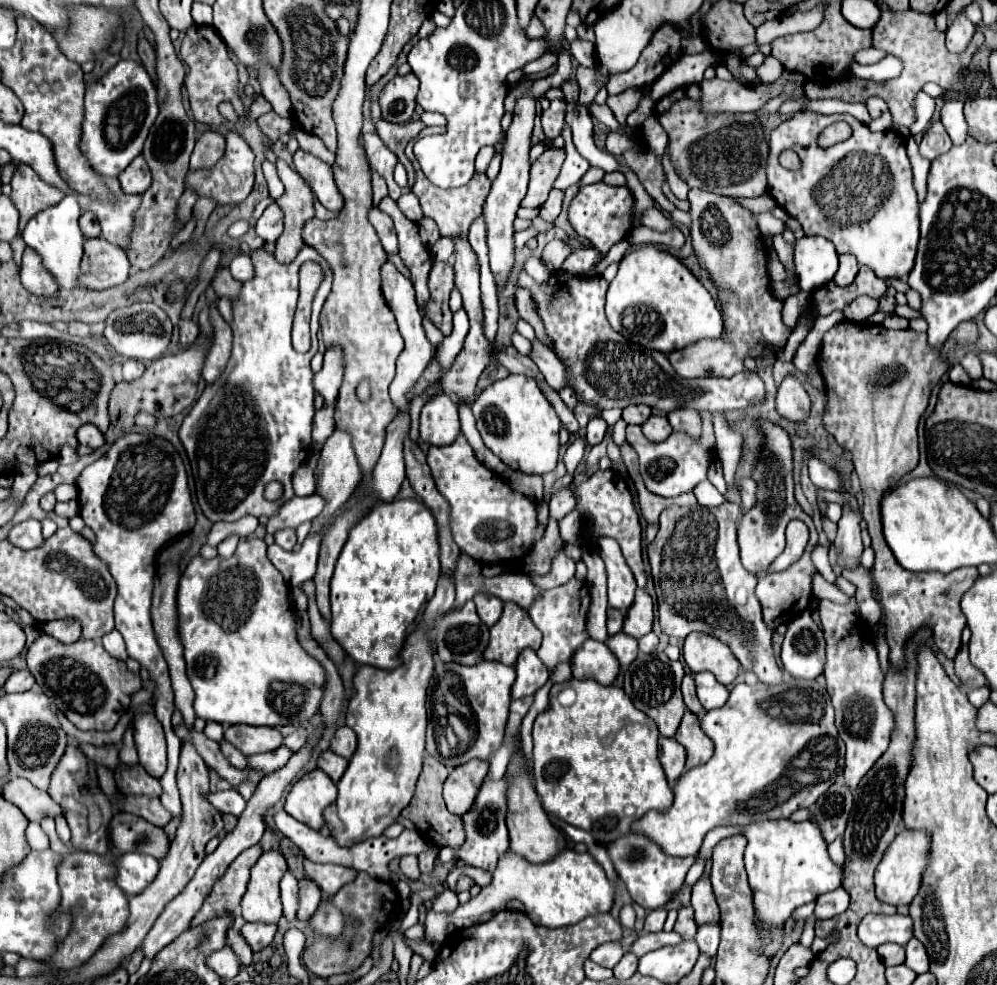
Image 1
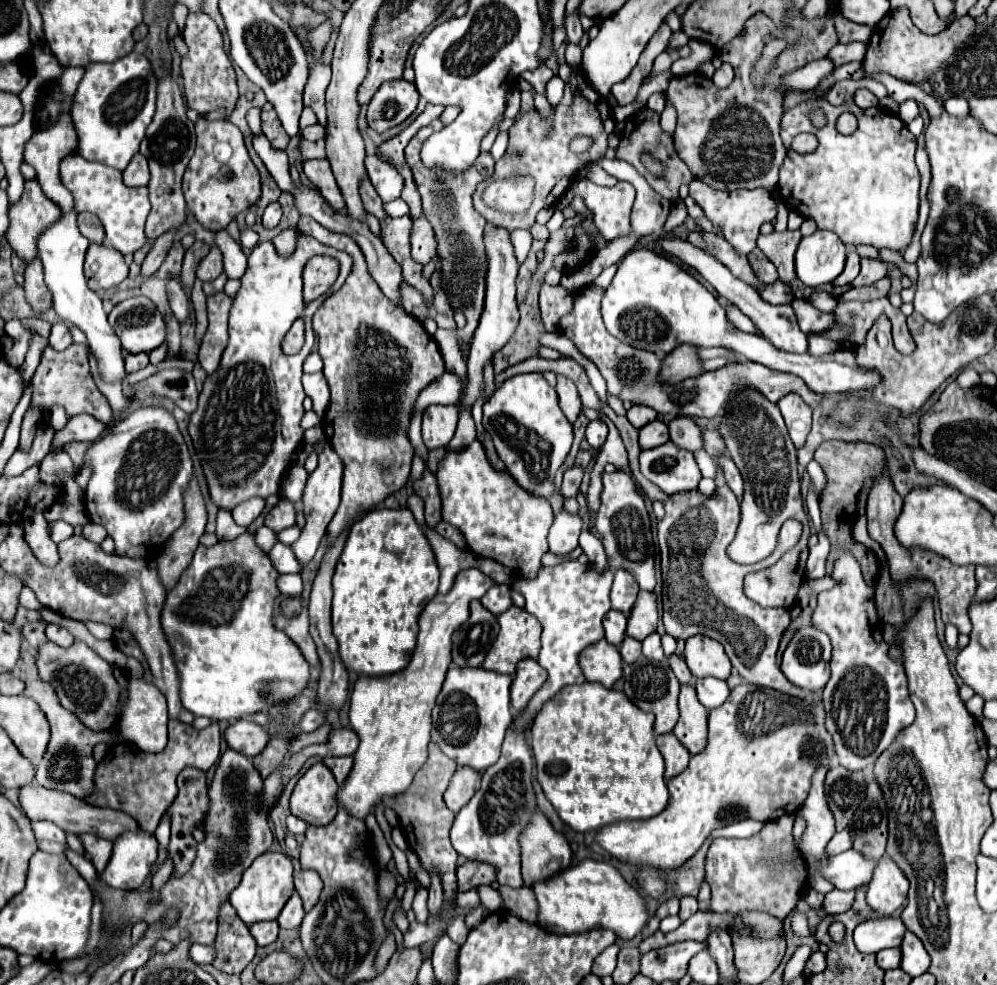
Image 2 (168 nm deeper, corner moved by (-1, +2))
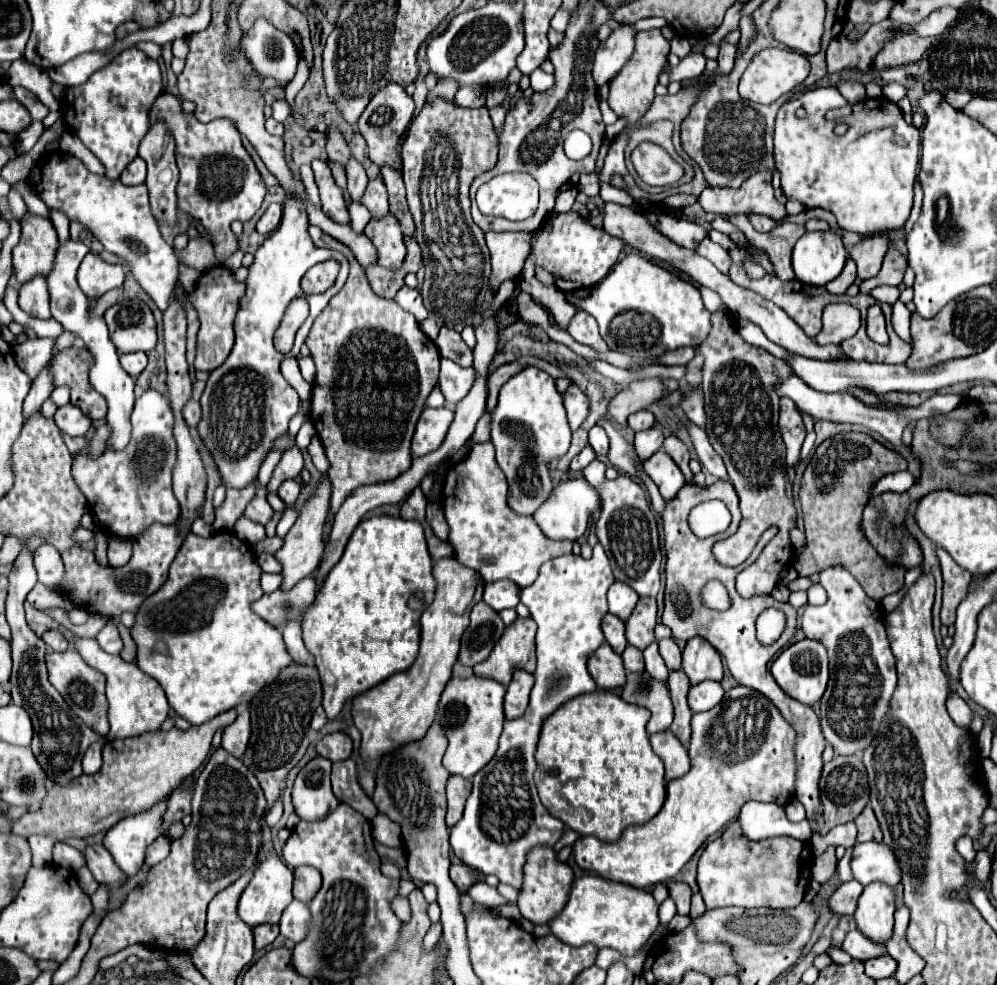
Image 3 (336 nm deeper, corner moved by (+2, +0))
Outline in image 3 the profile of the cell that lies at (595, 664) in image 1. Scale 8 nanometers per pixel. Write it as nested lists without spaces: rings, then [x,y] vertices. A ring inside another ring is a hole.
[[[603,643],[593,655],[589,655],[587,669],[599,689],[615,689],[625,683],[623,659],[607,643]]]

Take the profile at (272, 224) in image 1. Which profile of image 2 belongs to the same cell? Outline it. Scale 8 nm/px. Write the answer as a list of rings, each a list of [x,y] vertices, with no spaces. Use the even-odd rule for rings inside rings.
[[[270,203],[270,205],[266,207],[264,215],[262,215],[262,225],[264,225],[266,229],[272,229],[272,227],[276,227],[276,225],[280,223],[280,217],[282,217],[282,207],[280,207],[280,203]]]

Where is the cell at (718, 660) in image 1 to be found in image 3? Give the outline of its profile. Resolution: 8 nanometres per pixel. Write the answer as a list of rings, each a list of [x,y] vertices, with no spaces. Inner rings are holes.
[[[693,637],[687,641],[683,649],[683,671],[687,673],[693,685],[705,679],[721,681],[723,679],[721,655],[707,639]]]

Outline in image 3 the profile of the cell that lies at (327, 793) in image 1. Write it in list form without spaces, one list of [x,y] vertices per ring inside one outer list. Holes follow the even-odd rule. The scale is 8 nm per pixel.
[[[311,759],[297,775],[293,785],[293,807],[303,821],[319,821],[337,809],[339,801],[331,791],[331,761]]]

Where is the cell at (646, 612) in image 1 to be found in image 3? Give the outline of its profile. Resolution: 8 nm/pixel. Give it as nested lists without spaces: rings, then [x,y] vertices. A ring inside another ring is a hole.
[[[641,597],[633,615],[625,621],[625,635],[629,645],[637,649],[645,649],[655,641],[653,629],[657,625],[657,603],[653,597]]]

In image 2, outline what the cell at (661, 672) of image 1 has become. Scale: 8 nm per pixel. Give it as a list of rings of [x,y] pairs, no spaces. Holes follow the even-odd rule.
[[[640,657],[636,663],[624,665],[624,693],[636,707],[656,715],[656,721],[654,721],[656,733],[668,733],[674,729],[674,725],[678,721],[680,683],[676,681],[676,675],[672,673],[668,661],[656,663],[646,657]]]

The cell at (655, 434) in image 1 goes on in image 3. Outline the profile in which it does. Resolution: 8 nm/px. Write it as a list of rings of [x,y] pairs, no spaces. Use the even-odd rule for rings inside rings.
[[[655,427],[635,433],[635,451],[641,457],[641,461],[649,459],[655,451],[659,451],[663,445],[663,439],[665,439],[663,431],[659,431]]]

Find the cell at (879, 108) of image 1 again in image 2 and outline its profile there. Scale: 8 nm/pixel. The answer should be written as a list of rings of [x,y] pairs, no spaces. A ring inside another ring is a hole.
[[[858,89],[858,91],[854,93],[854,103],[861,109],[868,109],[879,105],[878,99],[872,92],[868,91],[868,89]]]

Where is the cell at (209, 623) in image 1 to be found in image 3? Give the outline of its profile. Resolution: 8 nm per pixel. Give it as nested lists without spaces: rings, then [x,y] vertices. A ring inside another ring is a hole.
[[[219,531],[207,539],[189,533],[171,563],[169,579],[157,593],[145,599],[135,615],[131,637],[137,643],[139,669],[159,681],[171,709],[193,725],[201,725],[239,705],[249,705],[261,687],[273,683],[279,671],[293,663],[289,651],[285,651],[283,635],[251,609],[253,601],[263,595],[259,579],[261,567],[253,547],[235,533]]]

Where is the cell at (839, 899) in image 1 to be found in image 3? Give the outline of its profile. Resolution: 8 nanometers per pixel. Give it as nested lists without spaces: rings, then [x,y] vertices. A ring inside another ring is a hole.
[[[847,881],[827,899],[827,907],[837,915],[853,915],[861,891],[863,891],[861,883]]]

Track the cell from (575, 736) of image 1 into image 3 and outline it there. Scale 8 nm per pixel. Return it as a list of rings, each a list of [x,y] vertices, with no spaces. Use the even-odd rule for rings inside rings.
[[[601,689],[569,699],[561,711],[549,715],[541,727],[541,739],[535,751],[535,785],[545,809],[579,835],[595,835],[603,841],[615,841],[625,827],[655,817],[665,801],[665,779],[663,763],[649,745],[645,729],[649,719],[651,715],[647,709],[633,707],[619,695]]]

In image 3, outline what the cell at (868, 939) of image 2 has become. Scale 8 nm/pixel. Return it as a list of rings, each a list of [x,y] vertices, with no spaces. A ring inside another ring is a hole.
[[[853,929],[853,931],[847,933],[841,949],[847,951],[853,959],[867,961],[871,957],[883,955],[885,953],[885,943],[873,943],[871,939],[867,939],[867,935],[861,935],[861,931]]]

